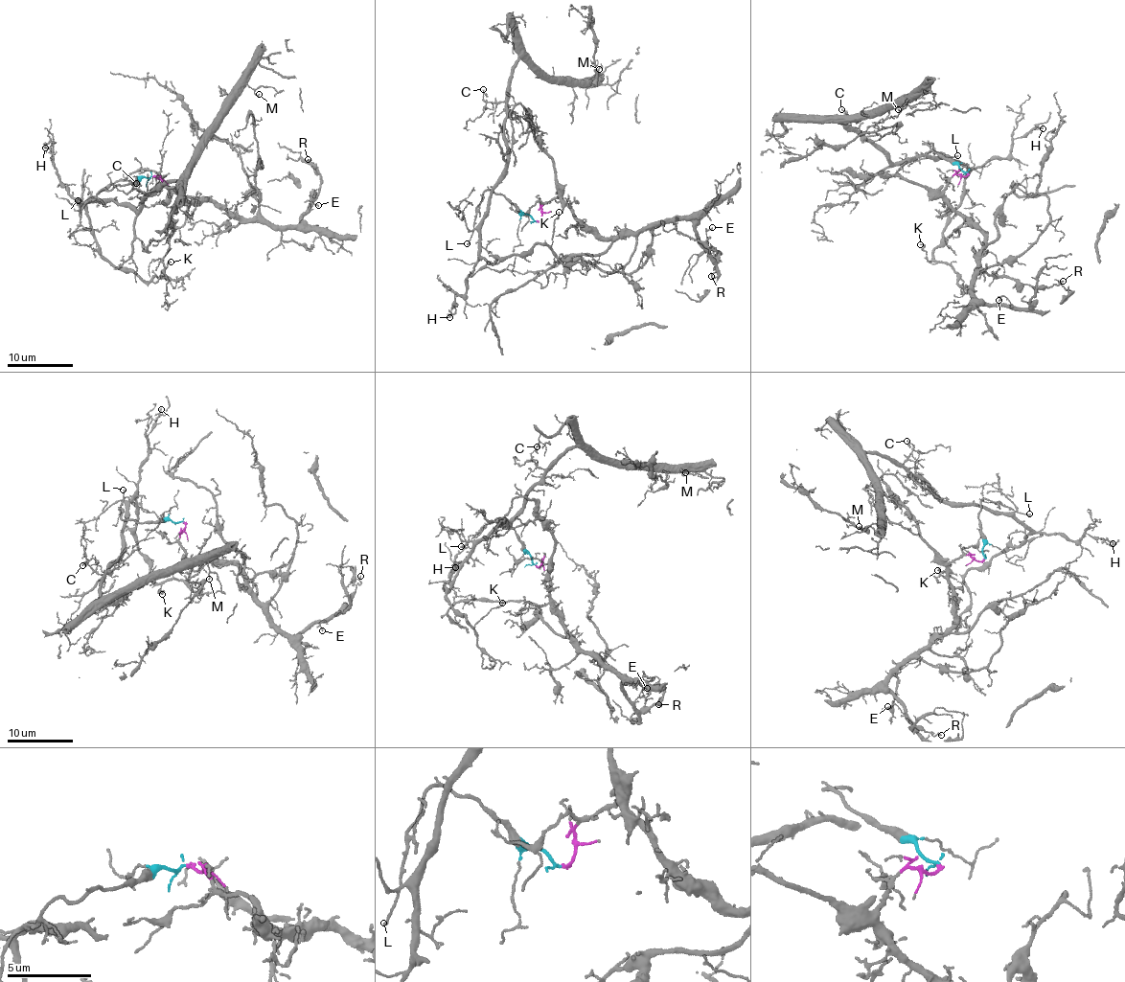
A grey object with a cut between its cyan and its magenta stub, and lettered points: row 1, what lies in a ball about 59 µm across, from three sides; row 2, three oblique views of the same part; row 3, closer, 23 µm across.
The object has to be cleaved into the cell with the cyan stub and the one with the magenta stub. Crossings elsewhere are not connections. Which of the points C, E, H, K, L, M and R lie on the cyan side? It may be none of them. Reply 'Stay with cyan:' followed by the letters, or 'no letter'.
Stay with cyan: C, H, K, L, M

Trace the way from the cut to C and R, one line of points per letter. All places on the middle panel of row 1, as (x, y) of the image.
C: (536, 221), (503, 195), (486, 190), (474, 222), (481, 221), (508, 159), (505, 103), (485, 101), (483, 89)
R: (538, 221), (541, 205), (560, 196), (576, 217), (603, 237), (687, 218), (709, 259), (719, 251), (711, 276)

